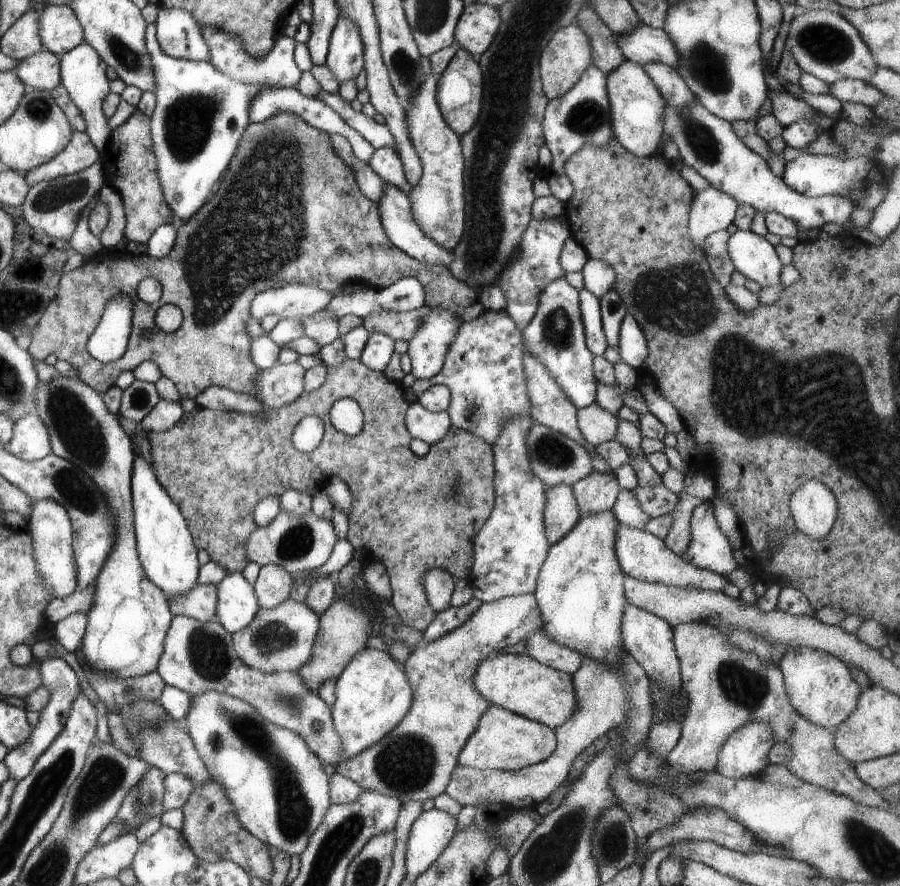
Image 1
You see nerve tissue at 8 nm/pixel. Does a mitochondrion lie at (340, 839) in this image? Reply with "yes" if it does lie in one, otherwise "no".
yes

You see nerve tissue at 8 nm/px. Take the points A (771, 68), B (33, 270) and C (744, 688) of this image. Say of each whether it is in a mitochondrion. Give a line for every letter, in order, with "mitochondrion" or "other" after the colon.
A: other
B: other
C: mitochondrion

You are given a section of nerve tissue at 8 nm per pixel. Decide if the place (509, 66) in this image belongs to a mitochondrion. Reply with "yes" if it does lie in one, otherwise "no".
yes

